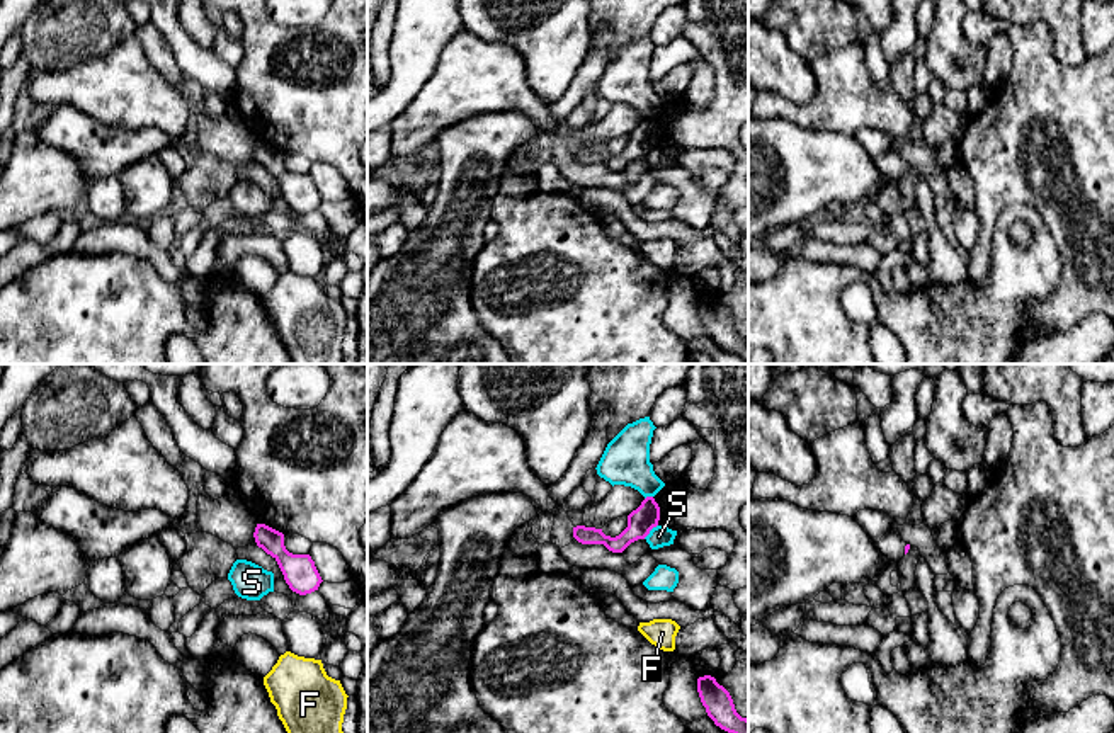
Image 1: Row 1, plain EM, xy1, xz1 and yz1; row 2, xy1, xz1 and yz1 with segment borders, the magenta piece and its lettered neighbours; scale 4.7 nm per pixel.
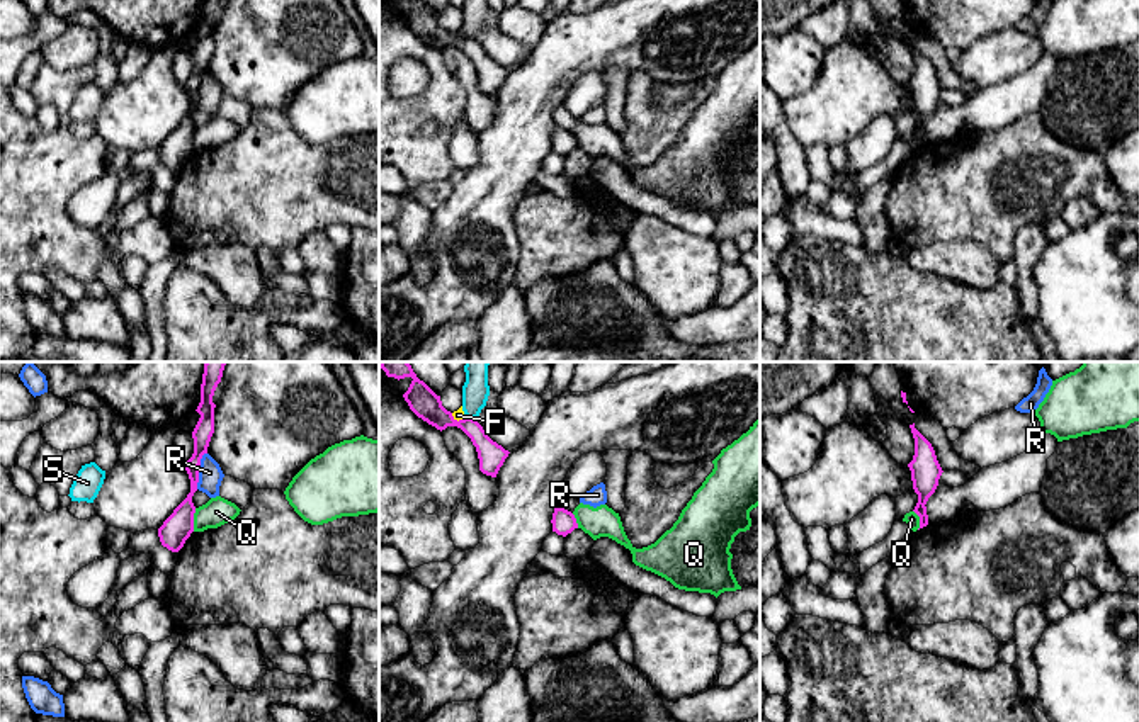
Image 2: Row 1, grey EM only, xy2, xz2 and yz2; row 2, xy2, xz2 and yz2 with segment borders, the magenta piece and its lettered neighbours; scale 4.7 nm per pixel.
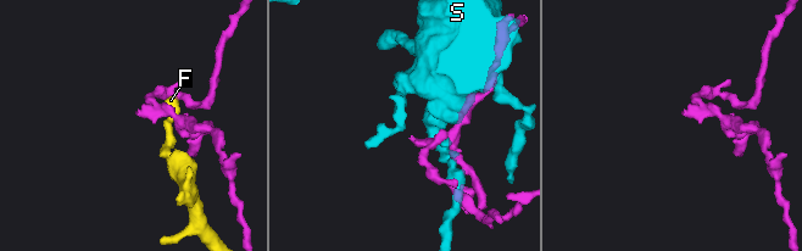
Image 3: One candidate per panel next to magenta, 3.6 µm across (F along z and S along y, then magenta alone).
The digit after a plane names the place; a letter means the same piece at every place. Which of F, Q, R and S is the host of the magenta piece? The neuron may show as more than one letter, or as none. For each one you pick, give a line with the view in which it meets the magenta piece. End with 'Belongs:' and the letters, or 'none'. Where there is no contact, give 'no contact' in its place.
Belongs: none

